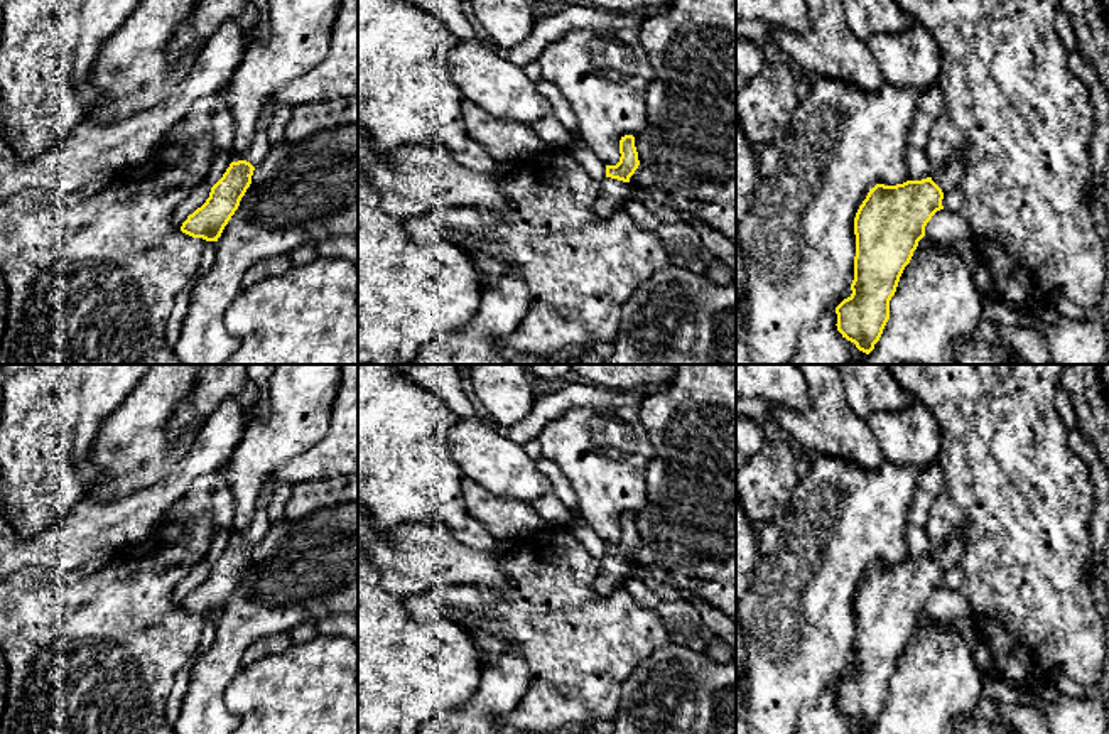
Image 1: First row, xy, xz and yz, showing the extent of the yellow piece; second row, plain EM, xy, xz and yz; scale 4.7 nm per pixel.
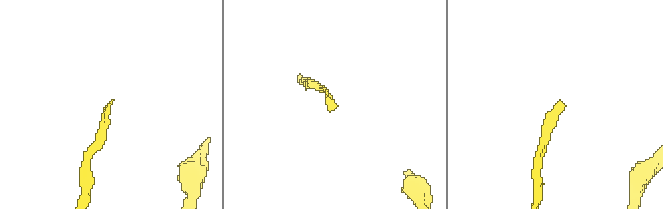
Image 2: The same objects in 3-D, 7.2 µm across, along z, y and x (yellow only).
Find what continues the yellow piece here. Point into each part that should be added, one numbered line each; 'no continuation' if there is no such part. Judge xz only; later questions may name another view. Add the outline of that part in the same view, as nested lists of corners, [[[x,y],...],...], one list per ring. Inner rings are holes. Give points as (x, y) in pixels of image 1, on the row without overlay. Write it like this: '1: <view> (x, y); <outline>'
1: xz (613, 572); [[[604,555],[592,586],[599,594],[609,596],[613,591],[623,587],[625,580],[633,575],[635,572],[630,560]]]

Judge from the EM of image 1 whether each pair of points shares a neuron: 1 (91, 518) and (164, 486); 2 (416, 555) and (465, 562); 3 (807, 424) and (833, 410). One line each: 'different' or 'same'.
1: same
2: same
3: same

